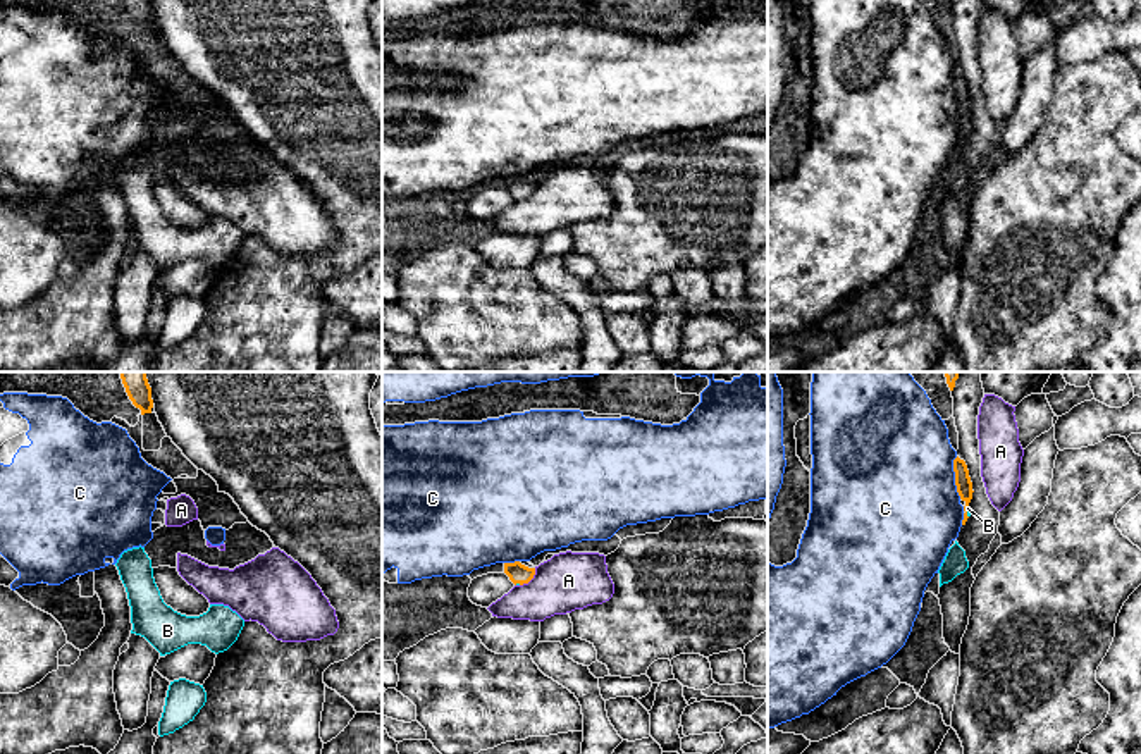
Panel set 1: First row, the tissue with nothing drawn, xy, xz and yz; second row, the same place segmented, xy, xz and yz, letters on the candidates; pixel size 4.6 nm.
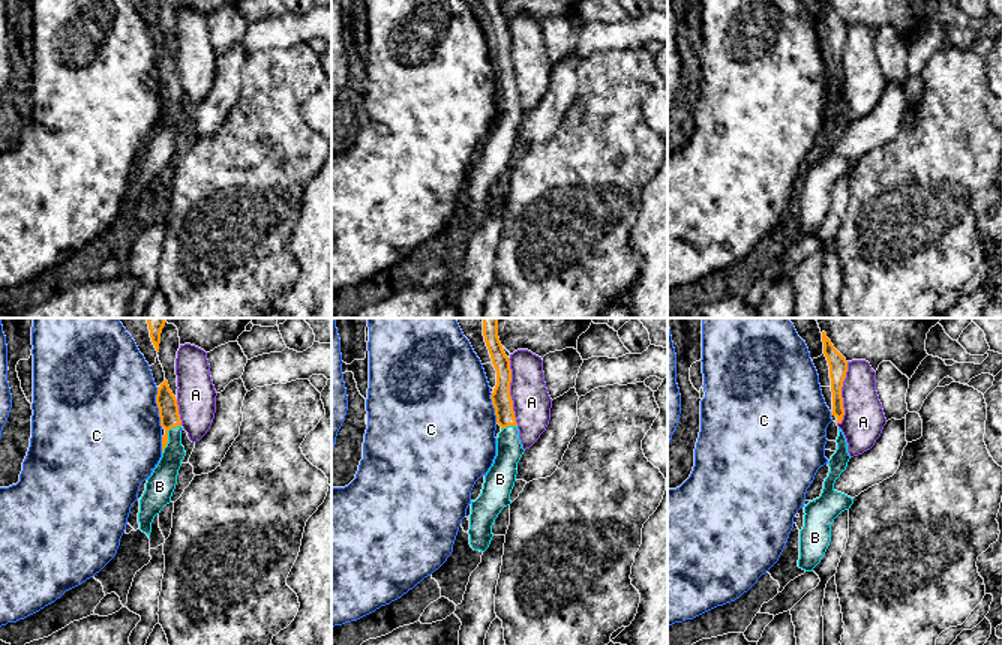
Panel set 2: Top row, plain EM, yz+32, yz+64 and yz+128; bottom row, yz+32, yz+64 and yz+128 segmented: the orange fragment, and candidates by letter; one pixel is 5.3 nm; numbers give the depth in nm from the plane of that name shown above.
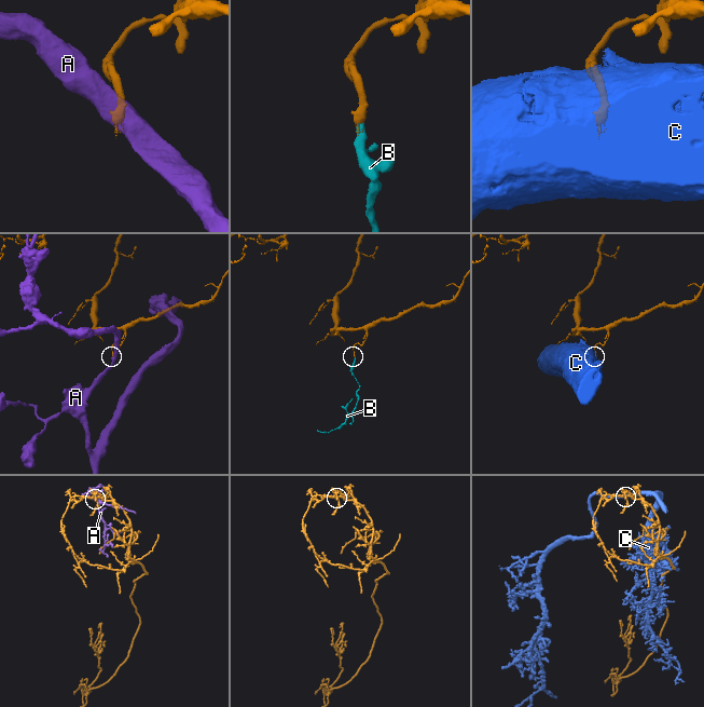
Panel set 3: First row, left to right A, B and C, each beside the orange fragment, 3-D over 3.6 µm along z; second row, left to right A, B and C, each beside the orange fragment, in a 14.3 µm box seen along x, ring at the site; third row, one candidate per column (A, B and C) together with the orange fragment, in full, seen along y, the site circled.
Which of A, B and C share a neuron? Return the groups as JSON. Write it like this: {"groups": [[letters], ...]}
{"groups": [["A"], ["B"], ["C"]]}

